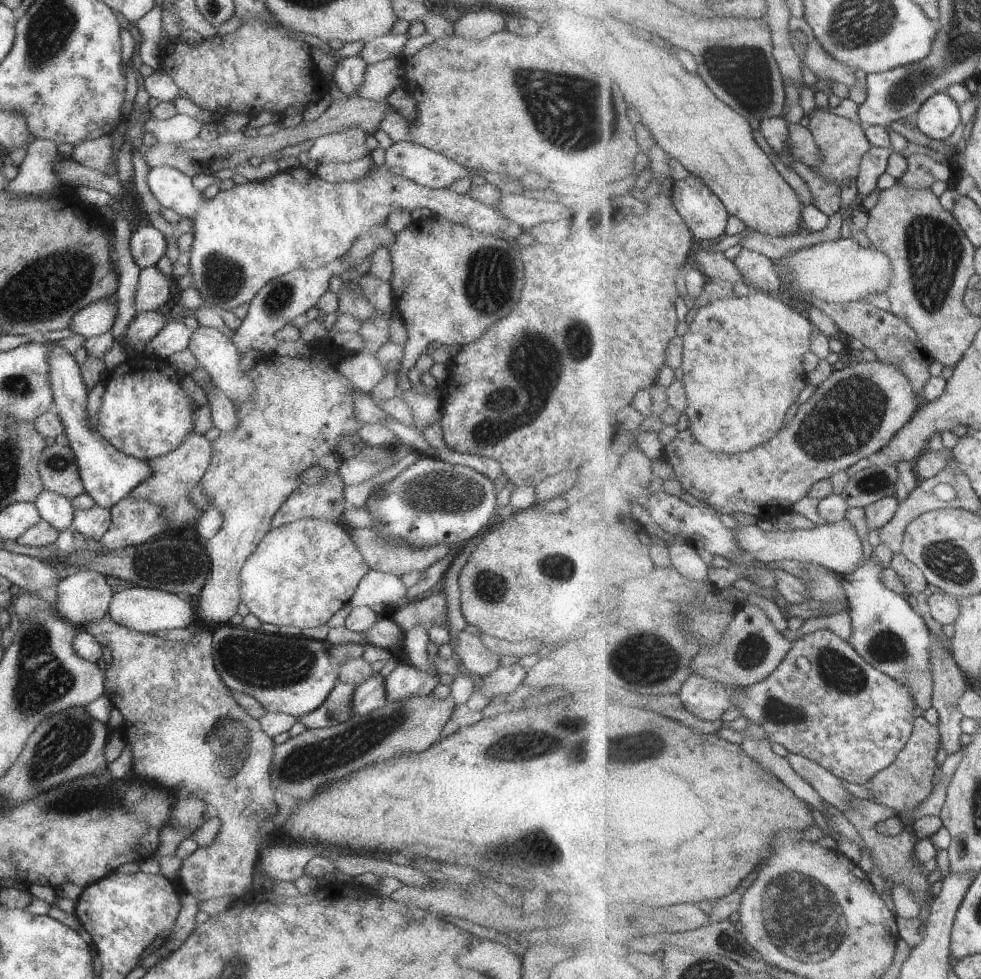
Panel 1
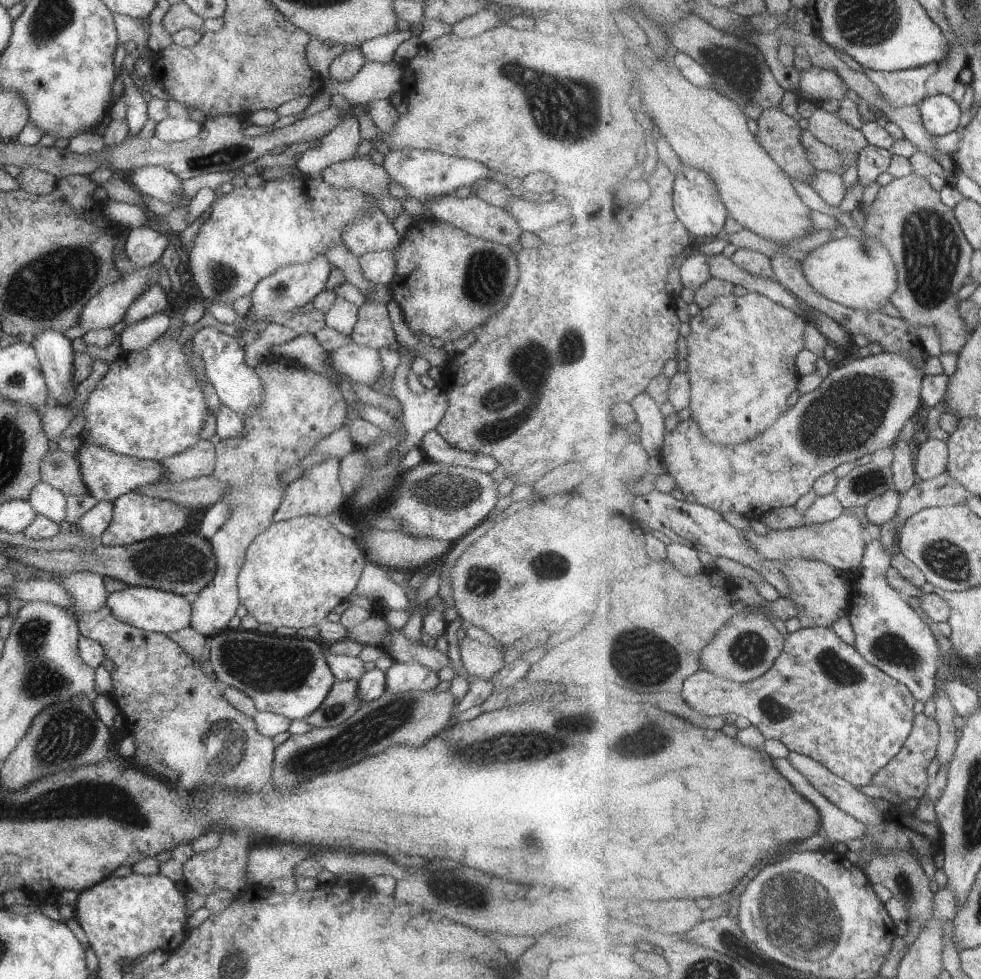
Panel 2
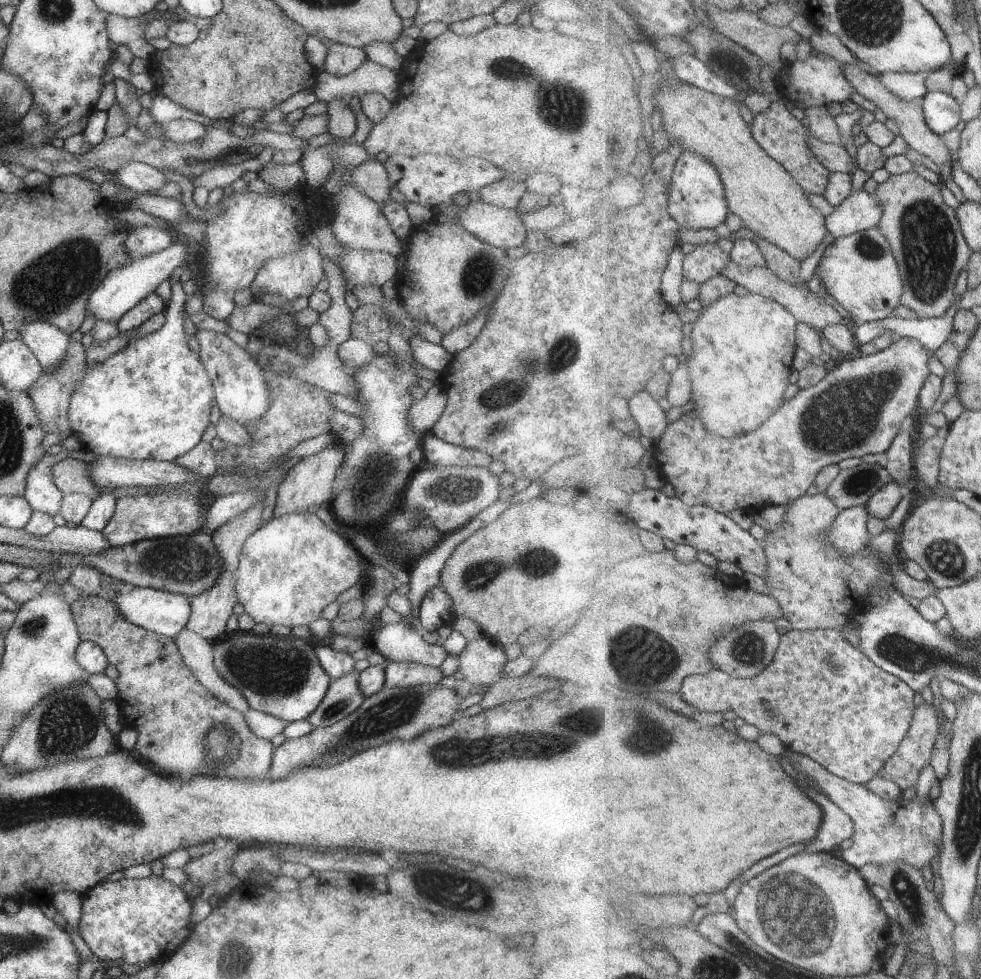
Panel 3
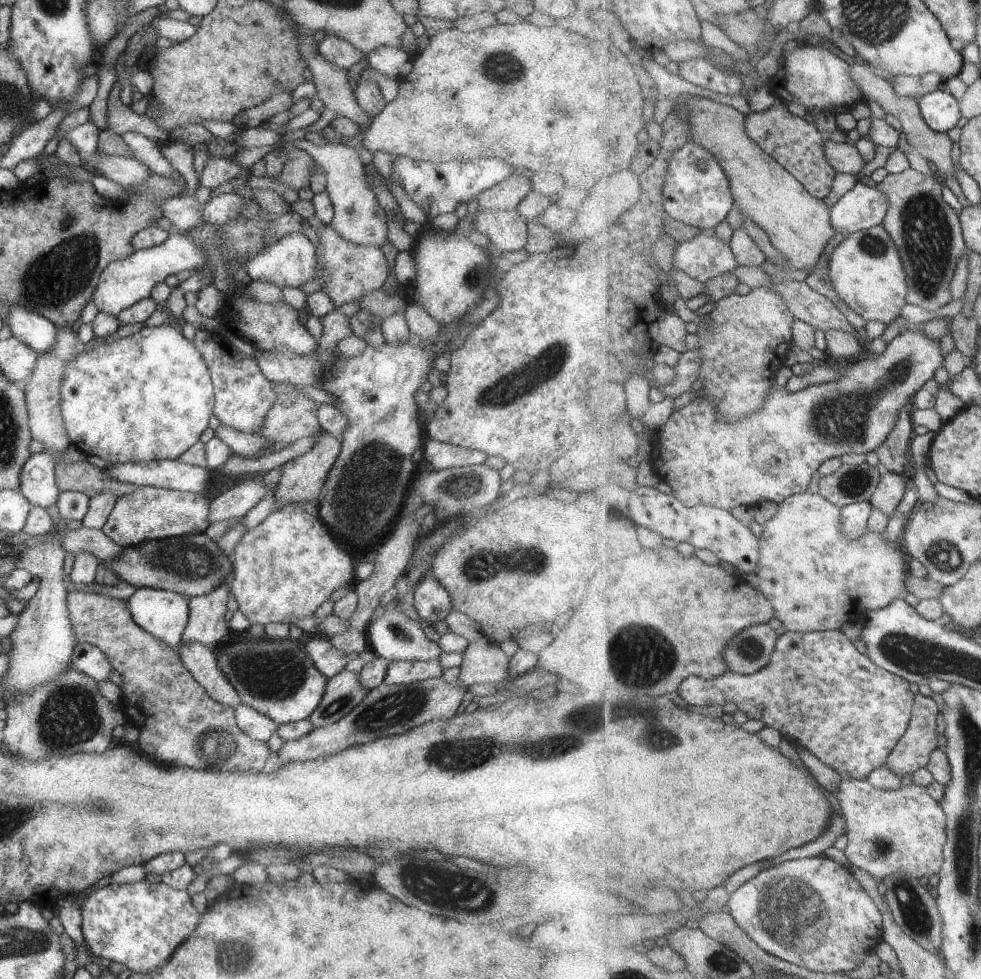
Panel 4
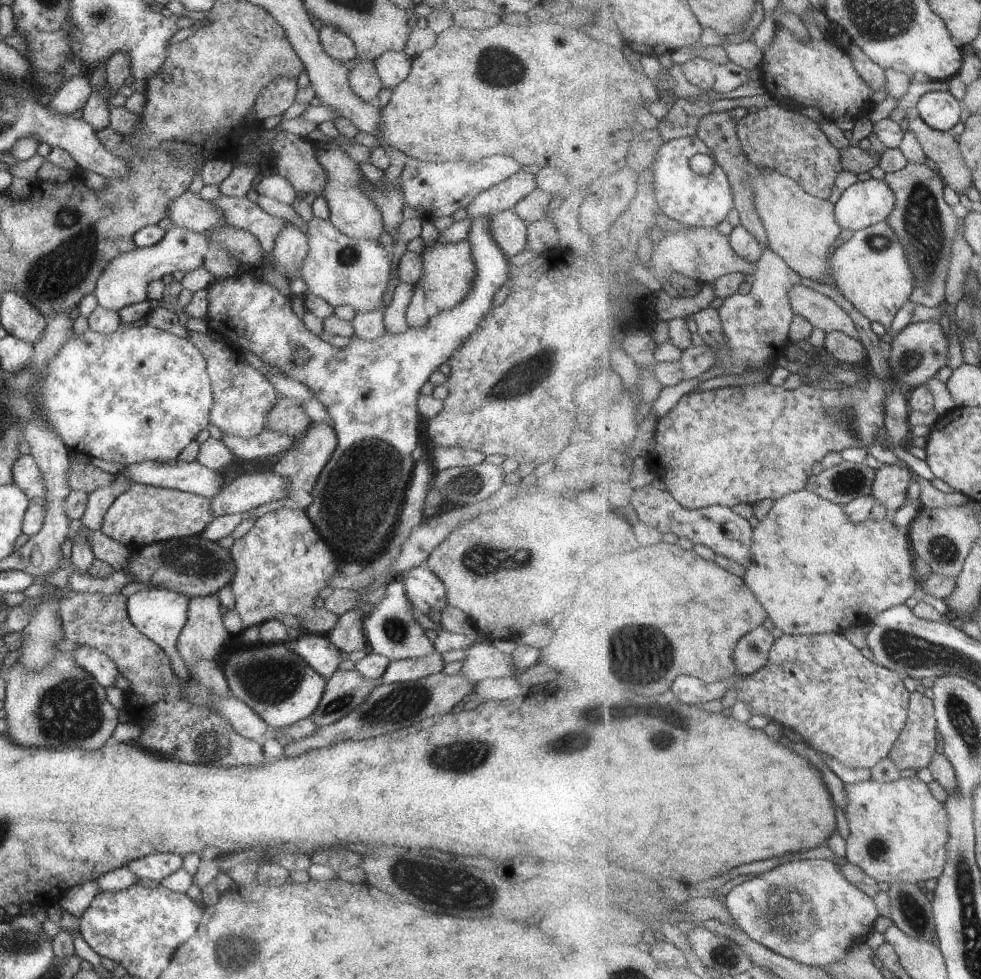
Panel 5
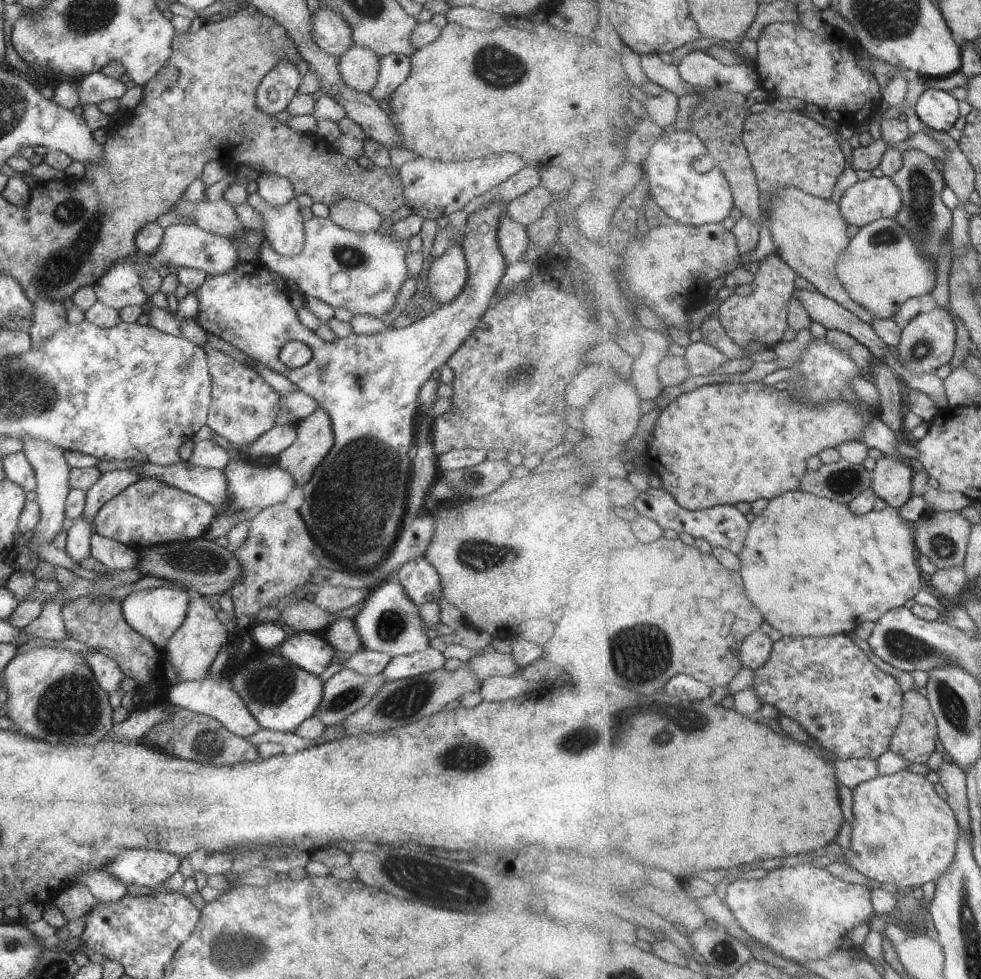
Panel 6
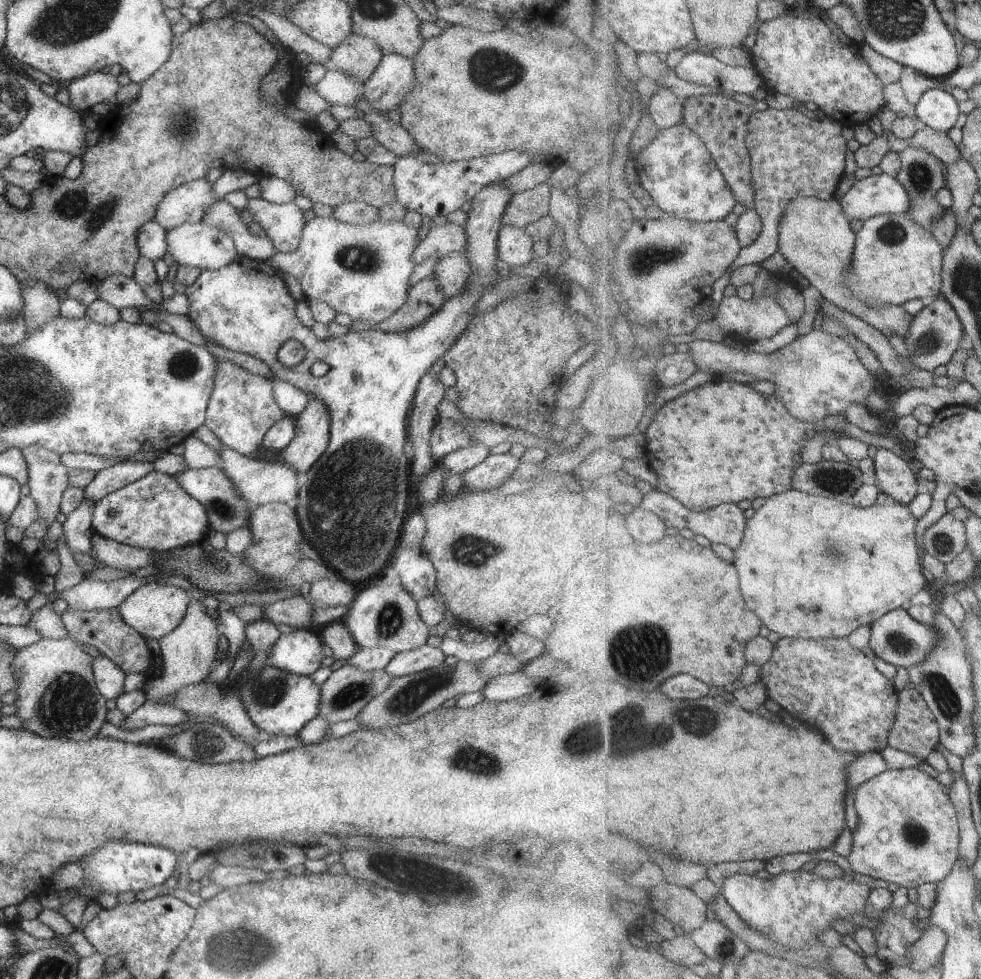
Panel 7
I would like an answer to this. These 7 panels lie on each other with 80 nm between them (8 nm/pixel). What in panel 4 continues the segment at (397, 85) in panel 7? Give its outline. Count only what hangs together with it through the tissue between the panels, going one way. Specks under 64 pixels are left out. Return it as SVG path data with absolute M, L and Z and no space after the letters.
M379 47L374 48L365 60L369 67L379 71L385 76L398 80L406 75L412 67L408 53L398 48Z

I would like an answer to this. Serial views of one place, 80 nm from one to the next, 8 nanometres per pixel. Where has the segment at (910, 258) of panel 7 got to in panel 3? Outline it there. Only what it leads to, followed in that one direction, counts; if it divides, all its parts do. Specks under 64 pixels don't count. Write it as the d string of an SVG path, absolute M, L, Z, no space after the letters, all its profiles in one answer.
M878 226L865 232L839 237L823 253L822 261L816 270L818 280L826 292L843 309L848 311L858 323L881 320L882 318L887 319L892 316L895 307L901 306L901 298L904 291L902 272L898 267L898 261L894 258L891 243L880 232Z

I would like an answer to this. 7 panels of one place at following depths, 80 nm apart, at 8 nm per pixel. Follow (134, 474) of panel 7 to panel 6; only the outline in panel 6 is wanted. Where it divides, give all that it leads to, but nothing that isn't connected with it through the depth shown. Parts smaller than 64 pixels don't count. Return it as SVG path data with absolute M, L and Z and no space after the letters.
M121 468L121 470L103 473L100 479L85 491L81 516L87 519L91 523L92 528L94 528L92 520L97 511L104 505L104 502L116 497L119 492L139 478L141 477L134 471L134 468Z

